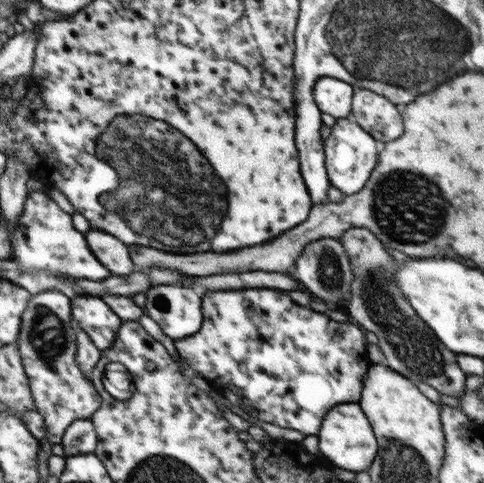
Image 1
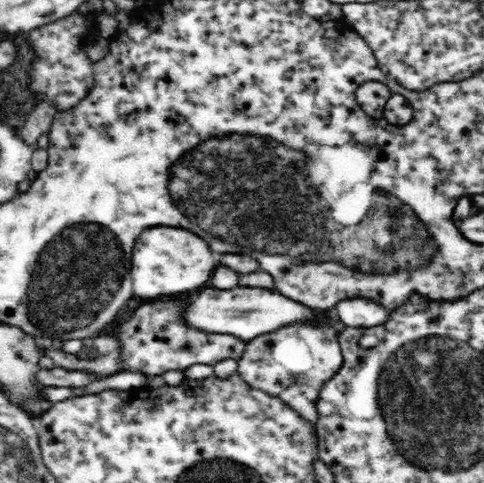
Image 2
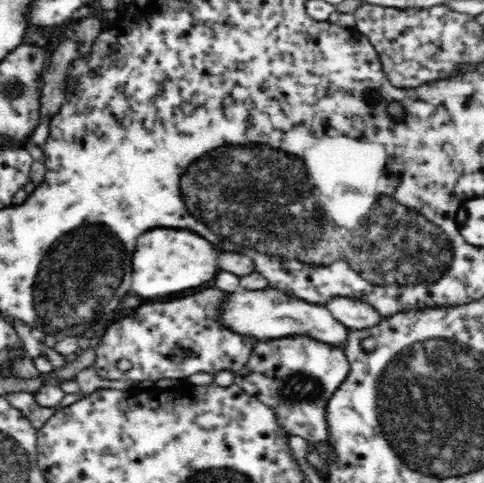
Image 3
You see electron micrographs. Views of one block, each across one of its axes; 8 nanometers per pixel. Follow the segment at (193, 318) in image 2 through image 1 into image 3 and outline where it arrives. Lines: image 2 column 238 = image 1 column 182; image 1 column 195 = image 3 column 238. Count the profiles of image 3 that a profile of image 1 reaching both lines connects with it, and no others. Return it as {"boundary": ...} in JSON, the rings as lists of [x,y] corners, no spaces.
{"boundary":[[[266,288],[266,290],[250,290],[246,294],[232,294],[228,310],[220,310],[218,322],[224,330],[234,330],[242,336],[252,336],[258,340],[282,340],[286,336],[312,336],[314,340],[322,340],[322,344],[332,344],[340,350],[346,348],[348,342],[348,326],[338,322],[328,308],[318,308],[316,304],[302,302],[298,298],[290,298],[282,290]]]}

